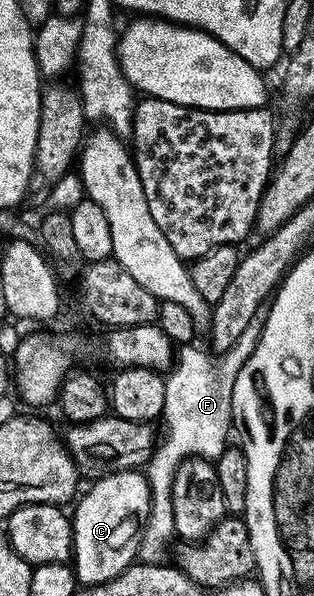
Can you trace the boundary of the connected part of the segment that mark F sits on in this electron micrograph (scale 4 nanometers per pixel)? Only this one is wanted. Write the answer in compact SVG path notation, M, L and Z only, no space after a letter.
M260 308L258 314L254 314L254 318L250 318L250 323L247 324L243 334L238 337L238 342L234 342L234 346L230 346L230 350L223 352L217 364L210 357L204 356L203 350L196 348L195 343L183 345L175 353L174 363L164 382L166 386L166 402L164 403L164 415L162 417L164 434L162 430L162 435L159 437L153 454L146 465L146 475L150 486L150 514L148 520L144 523L144 532L141 535L140 551L138 553L139 559L143 563L165 563L170 556L170 545L177 539L176 527L174 526L172 487L174 486L174 474L178 470L178 466L182 466L182 462L192 456L199 456L201 460L215 462L224 453L224 449L229 447L228 428L230 432L230 425L232 424L232 387L242 370L242 366L246 366L246 362L250 362L250 354L254 354L254 350L258 346L267 317L268 308Z

